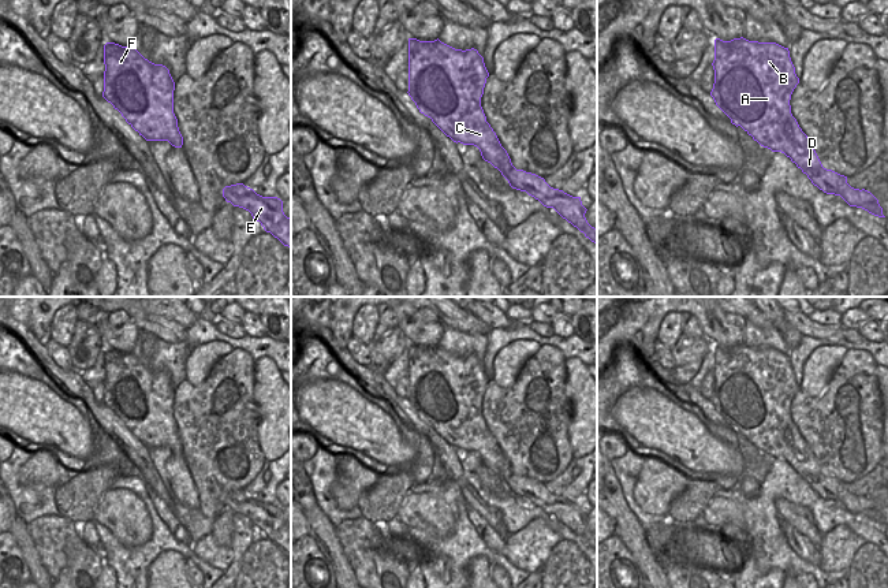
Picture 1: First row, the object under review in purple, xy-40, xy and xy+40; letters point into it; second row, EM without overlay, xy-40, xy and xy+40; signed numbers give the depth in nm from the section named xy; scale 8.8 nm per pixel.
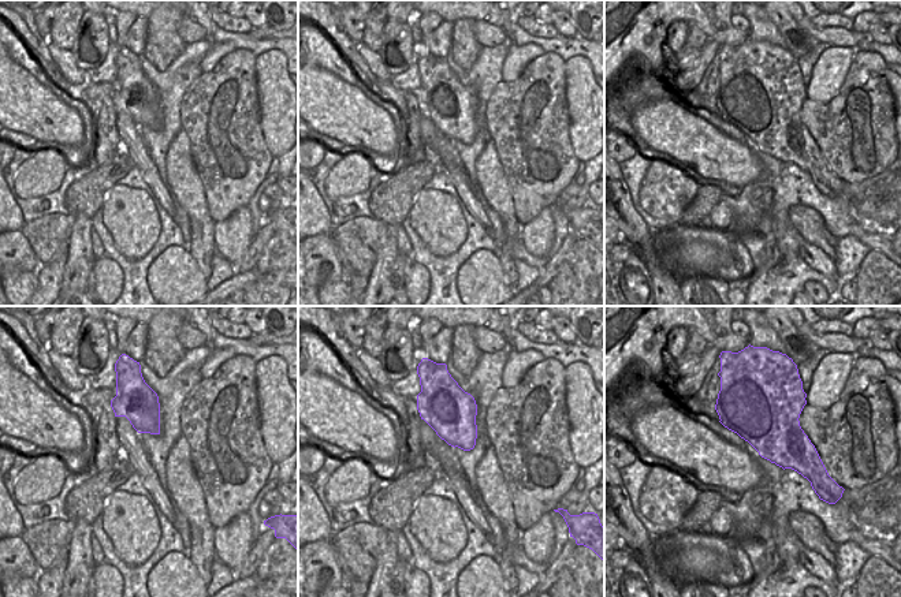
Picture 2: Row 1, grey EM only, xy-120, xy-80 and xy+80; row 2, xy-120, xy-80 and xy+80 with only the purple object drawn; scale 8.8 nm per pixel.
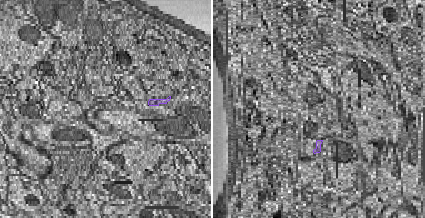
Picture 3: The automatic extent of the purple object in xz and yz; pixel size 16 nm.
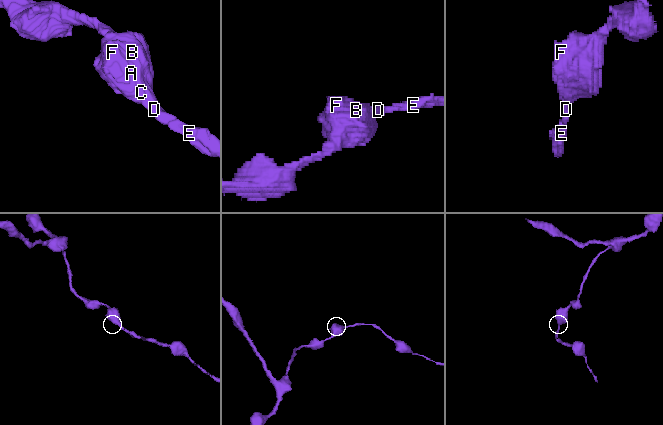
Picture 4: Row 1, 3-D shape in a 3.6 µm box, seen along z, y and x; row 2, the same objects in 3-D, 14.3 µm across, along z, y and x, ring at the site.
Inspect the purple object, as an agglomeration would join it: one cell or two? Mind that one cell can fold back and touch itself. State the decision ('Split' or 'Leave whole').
Leave whole.

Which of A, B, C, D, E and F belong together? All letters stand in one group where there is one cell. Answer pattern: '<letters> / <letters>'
A B C D E F

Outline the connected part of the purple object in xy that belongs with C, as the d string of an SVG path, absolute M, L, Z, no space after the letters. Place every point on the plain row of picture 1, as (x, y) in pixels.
M408 345L408 402L421 420L454 449L474 451L512 495L526 498L553 514L597 551L597 535L586 524L581 503L551 494L544 484L516 476L496 439L486 428L481 403L489 379L477 356L455 356L439 345Z

